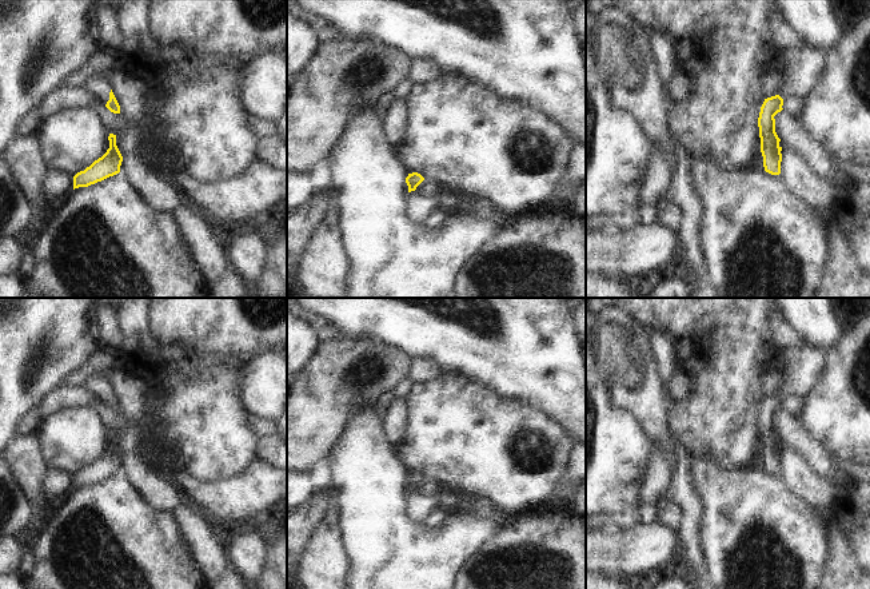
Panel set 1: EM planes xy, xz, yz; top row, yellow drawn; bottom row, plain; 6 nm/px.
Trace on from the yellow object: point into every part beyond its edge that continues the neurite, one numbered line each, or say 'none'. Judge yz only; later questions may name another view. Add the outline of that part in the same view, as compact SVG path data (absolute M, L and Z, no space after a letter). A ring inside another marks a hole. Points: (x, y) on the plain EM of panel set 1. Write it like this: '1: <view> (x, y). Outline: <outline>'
1: yz (805, 365). Outline: M810 345L790 349L785 355L785 381L781 397L799 395L806 398L825 371L827 354L829 351Z

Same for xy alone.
1: xy (96, 385). Outline: M101 374L89 377L83 383L83 389L92 397L99 398L104 405L109 399L111 385L104 379Z

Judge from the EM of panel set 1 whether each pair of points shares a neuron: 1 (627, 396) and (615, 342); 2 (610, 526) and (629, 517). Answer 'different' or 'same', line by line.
1: same
2: same

